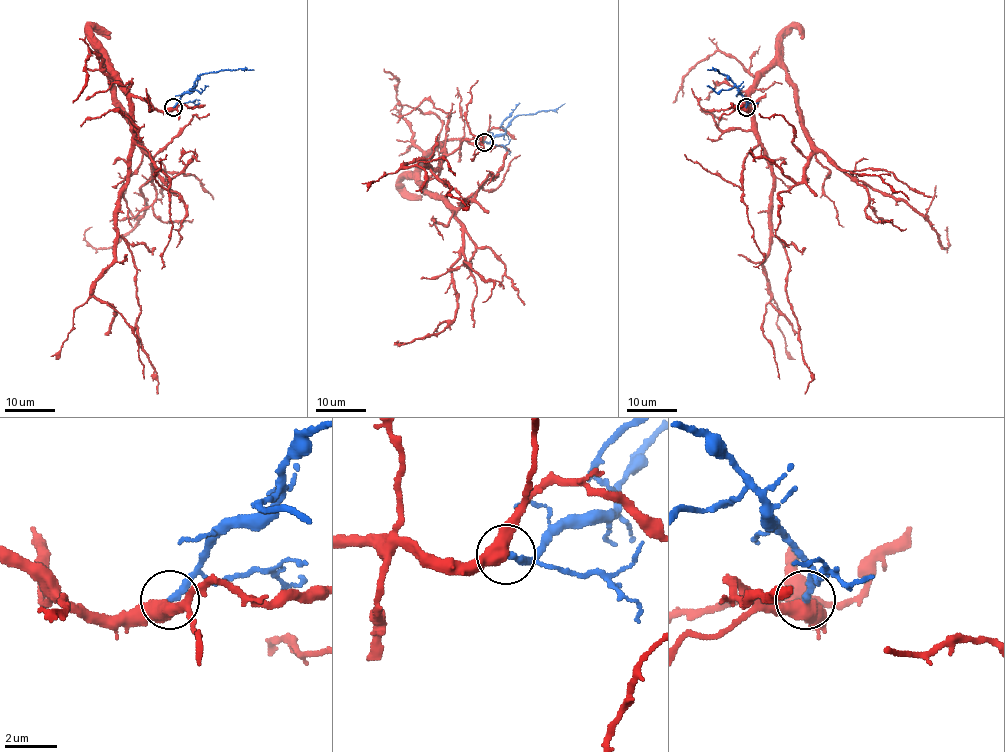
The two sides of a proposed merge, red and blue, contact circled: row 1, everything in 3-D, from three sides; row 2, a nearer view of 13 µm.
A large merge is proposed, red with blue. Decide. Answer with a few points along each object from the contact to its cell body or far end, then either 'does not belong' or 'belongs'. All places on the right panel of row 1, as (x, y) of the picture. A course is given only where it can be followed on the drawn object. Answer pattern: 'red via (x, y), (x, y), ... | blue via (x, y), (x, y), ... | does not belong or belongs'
red via (745, 107), (744, 94), (779, 65), (816, 146), (851, 176), (904, 198), (946, 249), (946, 226) | blue via (745, 107), (746, 100), (731, 82), (715, 69), (708, 70) | belongs

